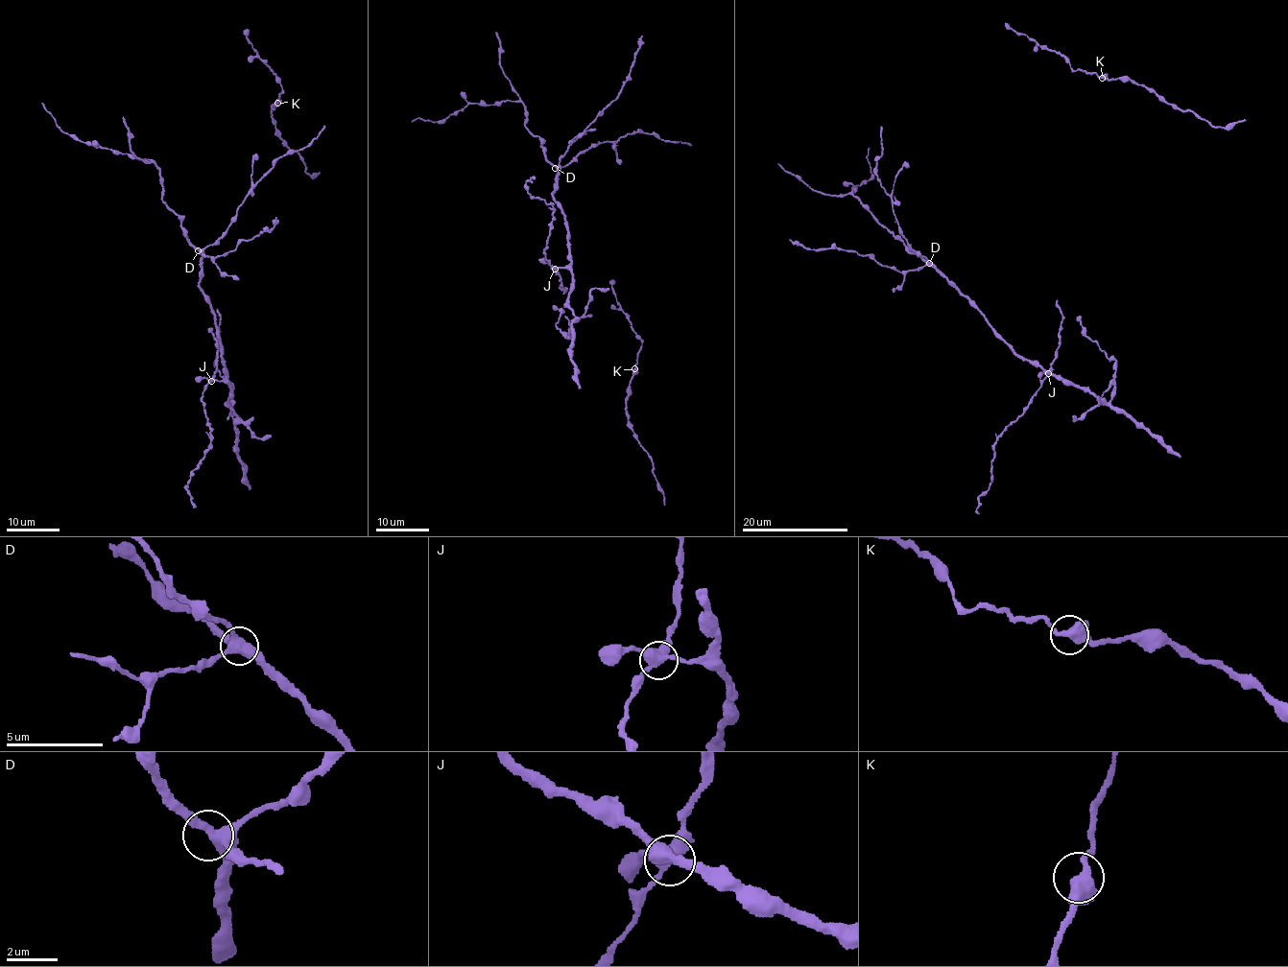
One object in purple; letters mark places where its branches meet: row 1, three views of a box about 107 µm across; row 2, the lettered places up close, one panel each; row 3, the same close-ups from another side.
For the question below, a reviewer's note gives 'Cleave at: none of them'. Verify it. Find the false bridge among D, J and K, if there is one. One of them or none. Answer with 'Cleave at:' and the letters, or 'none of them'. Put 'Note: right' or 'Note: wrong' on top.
Note: wrong
Cleave at: J

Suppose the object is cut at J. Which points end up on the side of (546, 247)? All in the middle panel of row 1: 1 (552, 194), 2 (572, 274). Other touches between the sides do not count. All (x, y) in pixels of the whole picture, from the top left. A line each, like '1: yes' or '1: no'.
1: no
2: no

